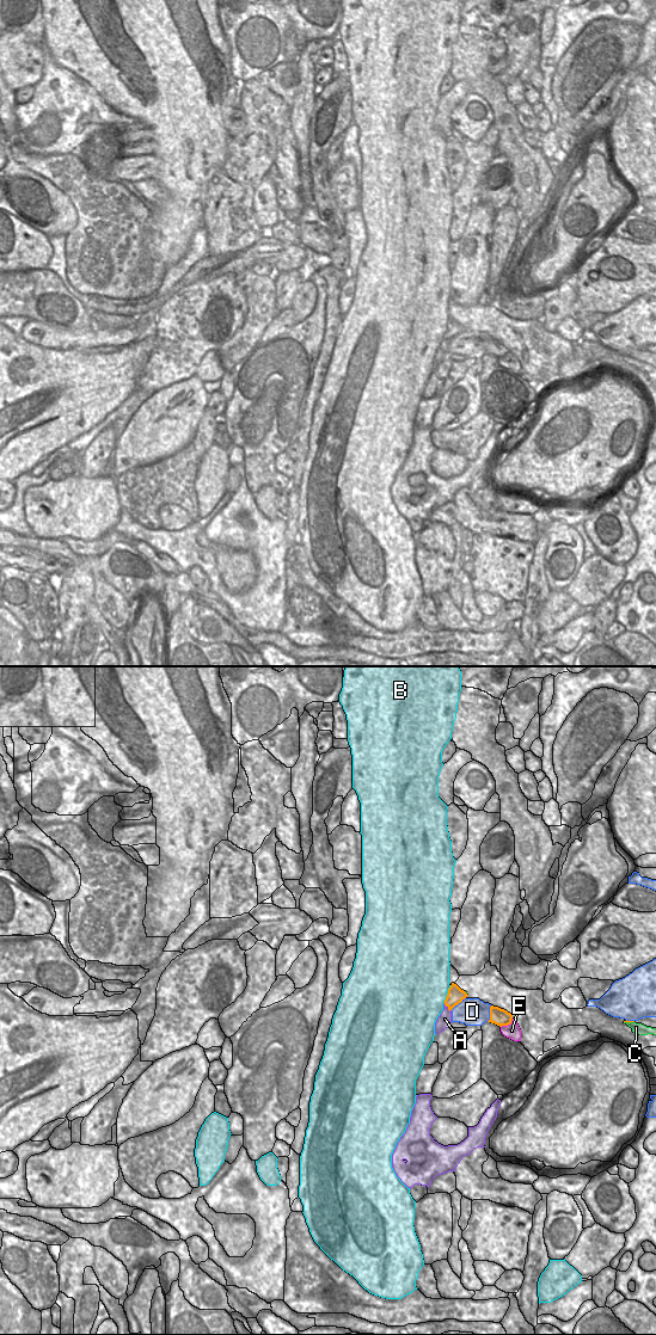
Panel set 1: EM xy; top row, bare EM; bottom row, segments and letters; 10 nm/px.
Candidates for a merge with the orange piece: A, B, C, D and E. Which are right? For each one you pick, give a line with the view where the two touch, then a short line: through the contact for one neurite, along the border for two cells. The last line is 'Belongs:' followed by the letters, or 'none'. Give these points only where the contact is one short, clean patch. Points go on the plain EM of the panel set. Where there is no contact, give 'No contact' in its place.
C: Touches orange in xy
Belongs: C.

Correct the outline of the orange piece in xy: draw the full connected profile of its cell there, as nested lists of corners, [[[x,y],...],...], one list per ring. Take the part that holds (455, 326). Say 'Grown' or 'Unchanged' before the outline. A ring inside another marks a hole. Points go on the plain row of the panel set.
Unchanged. [[[452,314],[443,334],[450,343],[455,337],[461,334],[467,327],[468,326],[464,321],[461,321],[456,315]]]

